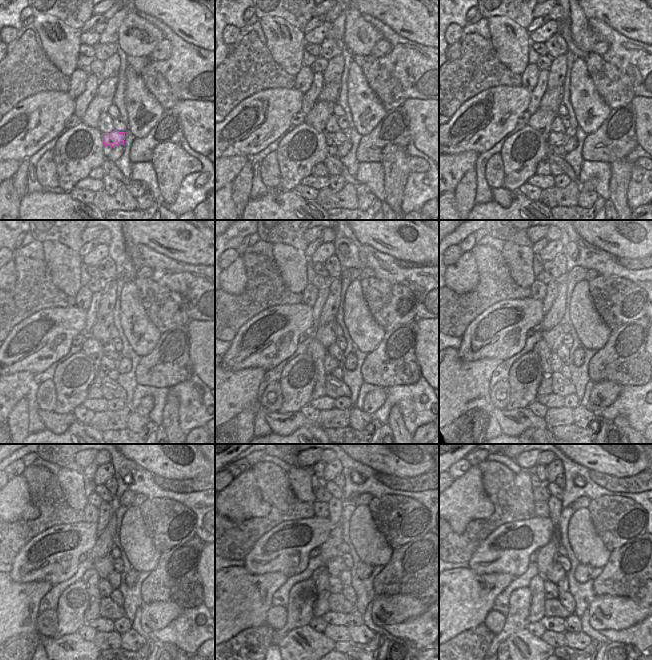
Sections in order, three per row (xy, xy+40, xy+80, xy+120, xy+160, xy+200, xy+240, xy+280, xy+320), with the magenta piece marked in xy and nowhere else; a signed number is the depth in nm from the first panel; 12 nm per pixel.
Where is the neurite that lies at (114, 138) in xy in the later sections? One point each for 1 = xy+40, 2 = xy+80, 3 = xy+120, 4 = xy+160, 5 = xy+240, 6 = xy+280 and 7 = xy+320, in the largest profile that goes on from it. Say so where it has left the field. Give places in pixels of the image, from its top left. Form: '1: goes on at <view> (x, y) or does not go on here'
1: goes on at xy+40 (338, 138)
2: goes on at xy+80 (555, 139)
3: goes on at xy+120 (106, 364)
4: goes on at xy+160 (330, 363)
5: goes on at xy+240 (104, 586)
6: goes on at xy+280 (325, 593)
7: goes on at xy+320 (549, 587)

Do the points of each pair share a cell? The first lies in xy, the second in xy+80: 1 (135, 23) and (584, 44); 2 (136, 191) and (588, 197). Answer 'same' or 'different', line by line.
1: same
2: different

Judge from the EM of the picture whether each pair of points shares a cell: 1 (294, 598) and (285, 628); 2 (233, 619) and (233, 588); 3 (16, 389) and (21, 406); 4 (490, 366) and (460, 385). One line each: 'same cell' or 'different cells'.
1: same cell
2: same cell
3: different cells
4: same cell

